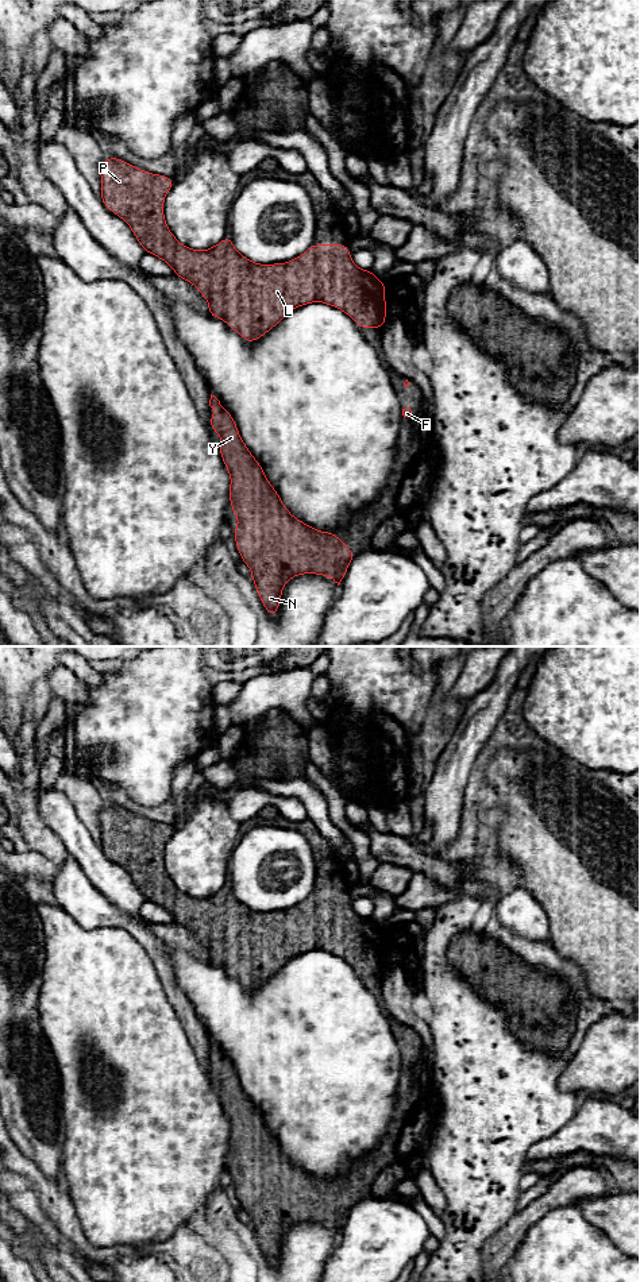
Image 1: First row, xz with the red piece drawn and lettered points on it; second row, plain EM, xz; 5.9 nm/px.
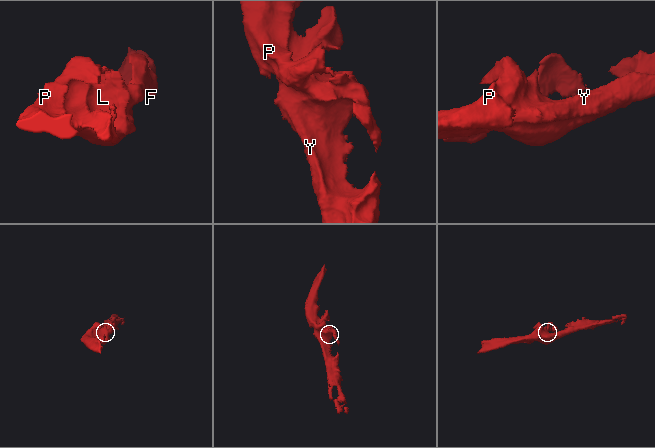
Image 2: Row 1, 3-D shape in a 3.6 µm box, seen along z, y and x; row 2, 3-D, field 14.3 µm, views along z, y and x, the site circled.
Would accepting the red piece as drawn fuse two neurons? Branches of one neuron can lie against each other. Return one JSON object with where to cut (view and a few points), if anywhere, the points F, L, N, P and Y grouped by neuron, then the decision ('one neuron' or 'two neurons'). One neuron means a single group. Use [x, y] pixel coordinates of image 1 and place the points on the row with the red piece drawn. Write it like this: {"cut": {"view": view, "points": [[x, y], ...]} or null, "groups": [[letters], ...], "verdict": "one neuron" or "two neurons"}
{"cut": null, "groups": [["F", "L", "N", "P", "Y"]], "verdict": "one neuron"}

